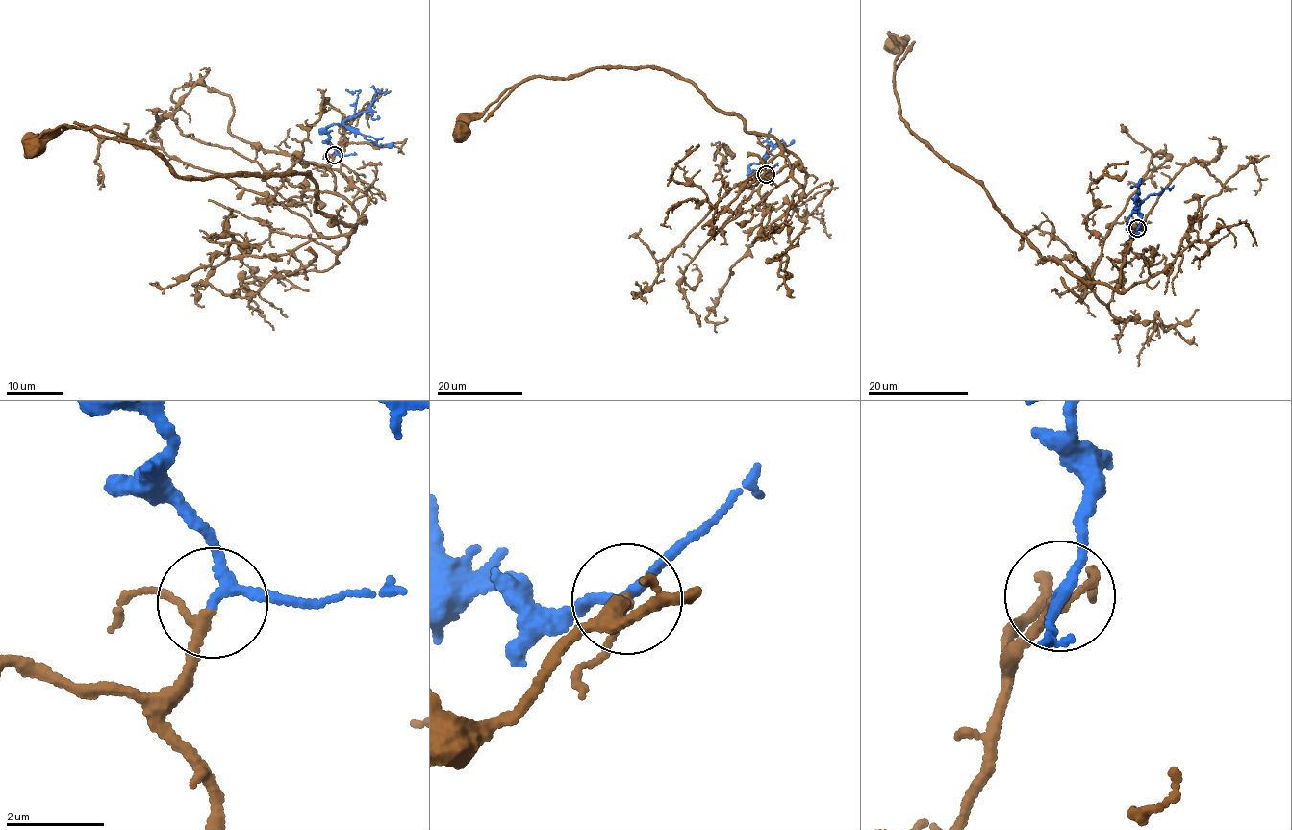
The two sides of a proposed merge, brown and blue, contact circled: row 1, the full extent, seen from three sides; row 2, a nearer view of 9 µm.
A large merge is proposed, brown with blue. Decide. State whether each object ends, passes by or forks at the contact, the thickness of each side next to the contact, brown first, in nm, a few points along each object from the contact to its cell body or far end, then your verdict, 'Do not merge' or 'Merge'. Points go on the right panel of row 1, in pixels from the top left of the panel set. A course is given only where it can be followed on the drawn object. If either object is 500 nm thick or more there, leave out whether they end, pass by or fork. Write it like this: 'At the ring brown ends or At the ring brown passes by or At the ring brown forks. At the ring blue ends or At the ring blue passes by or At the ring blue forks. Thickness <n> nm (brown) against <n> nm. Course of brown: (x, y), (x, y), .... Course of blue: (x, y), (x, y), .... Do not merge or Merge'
At the ring brown passes by. At the ring blue passes by. Thickness 170 nm (brown) against 170 nm. Course of brown: (1137, 228), (1116, 289), (1084, 282), (1046, 260), (984, 188), (903, 121), (893, 71), (903, 42), (897, 44). Course of blue: (1137, 228), (1139, 206), (1132, 198), (1138, 204), (1141, 202), (1137, 197), (1139, 184), (1131, 186). Merge

